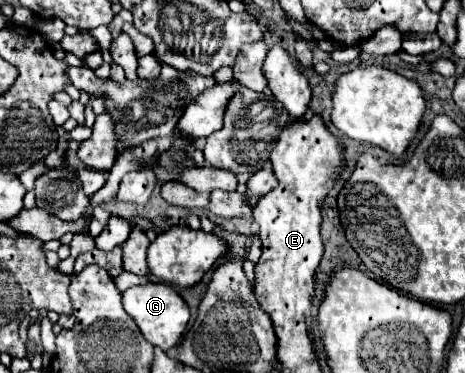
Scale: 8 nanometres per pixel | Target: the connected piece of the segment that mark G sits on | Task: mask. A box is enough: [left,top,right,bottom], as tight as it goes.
[123,282,189,352]

